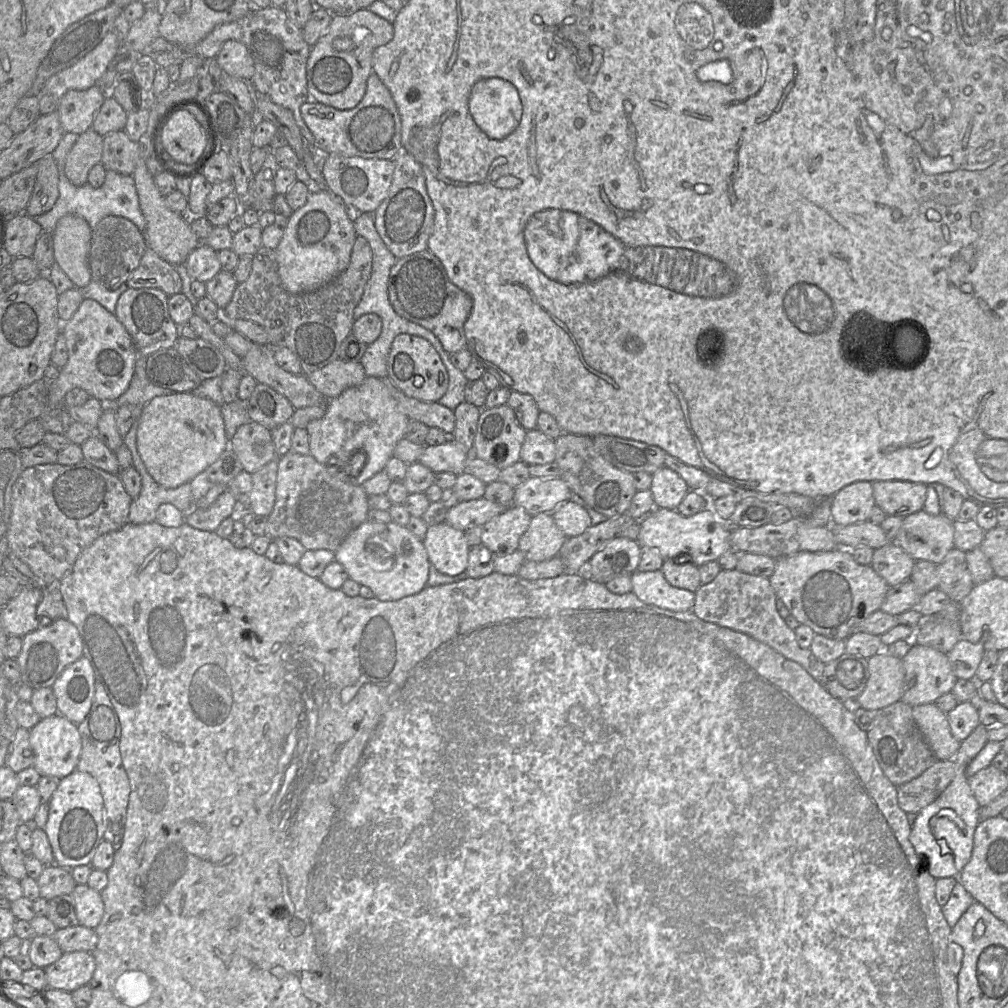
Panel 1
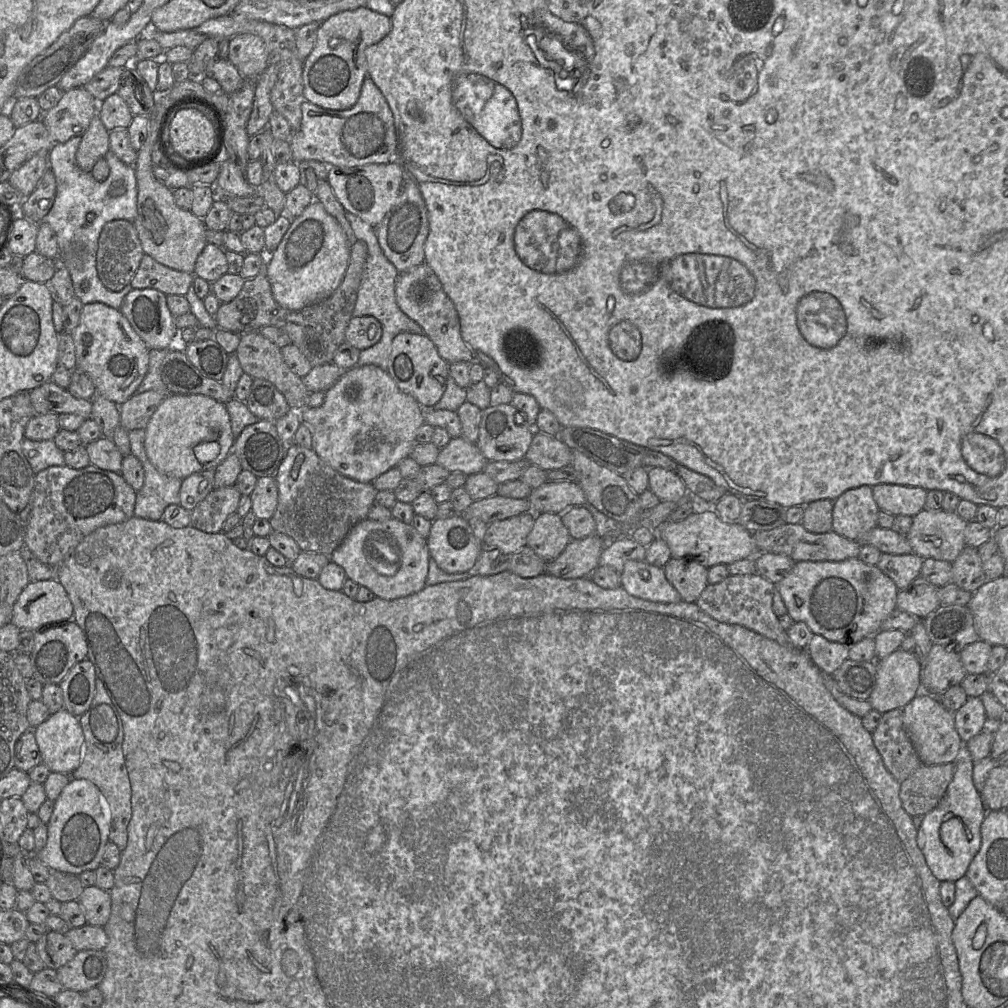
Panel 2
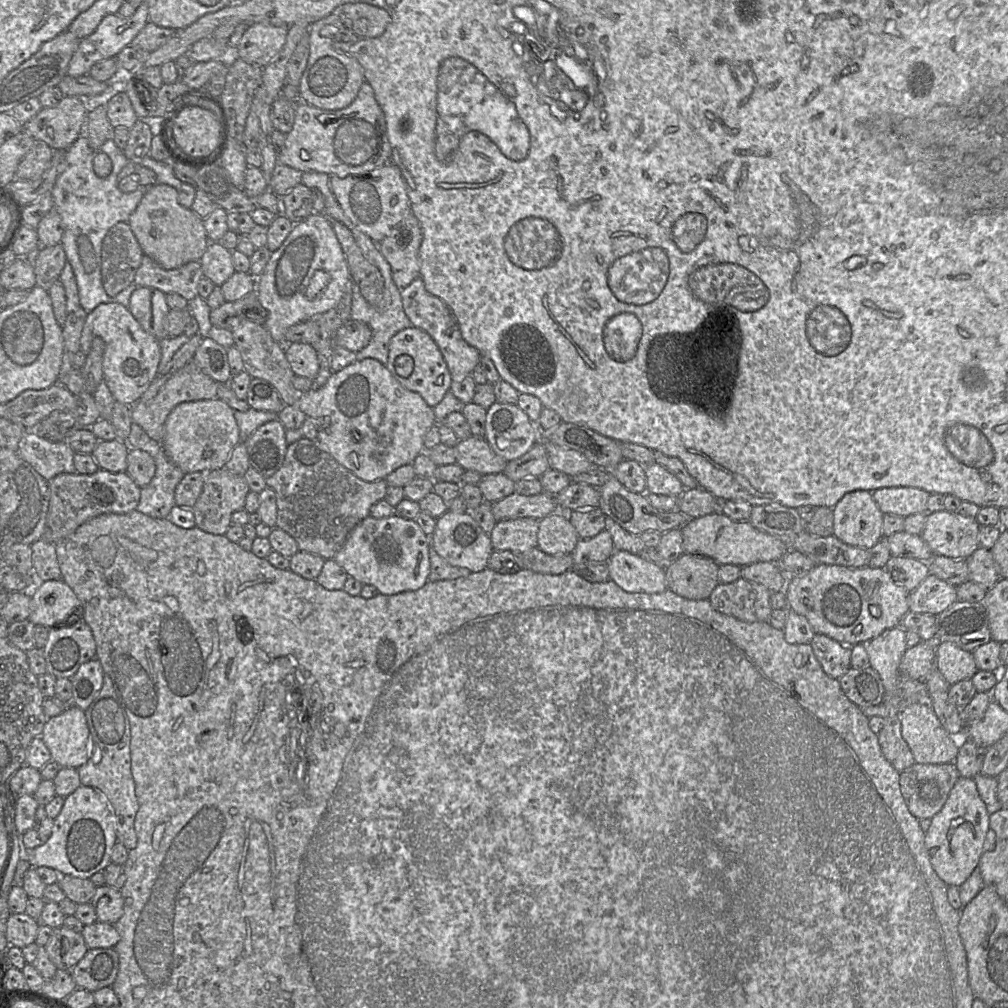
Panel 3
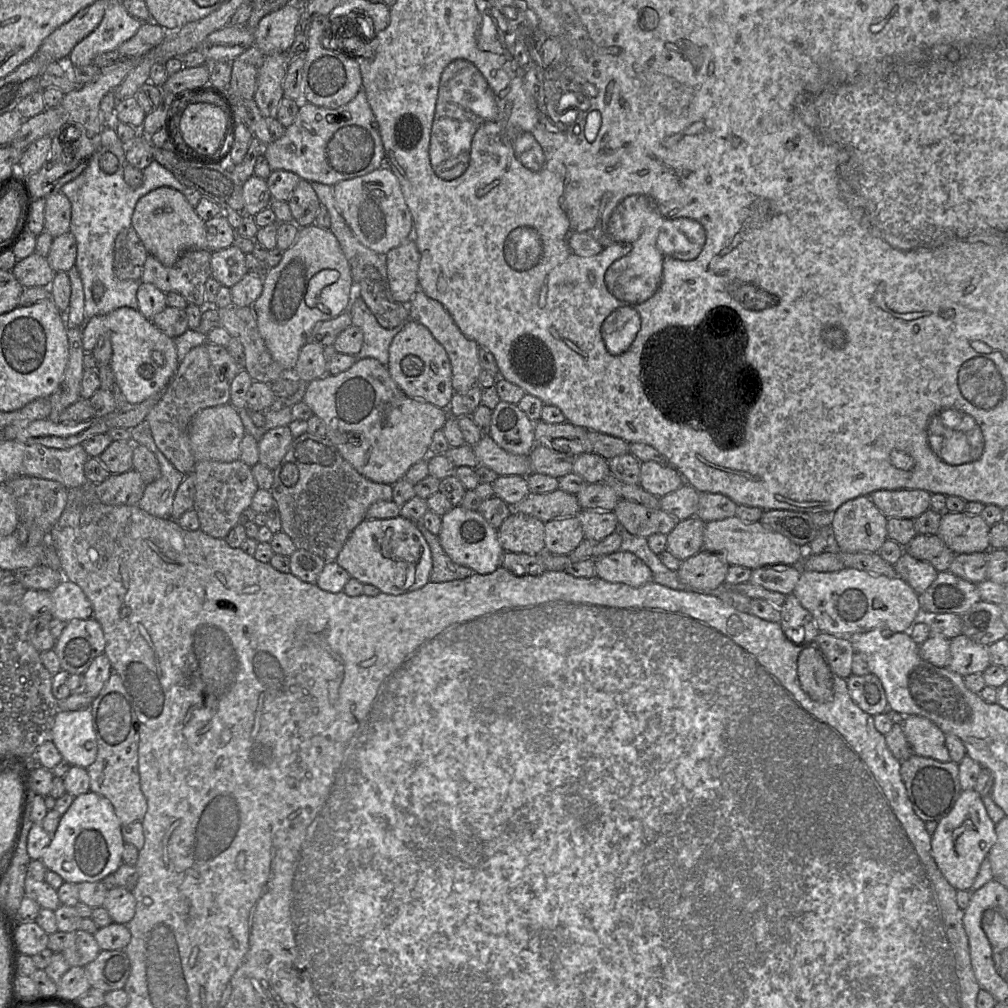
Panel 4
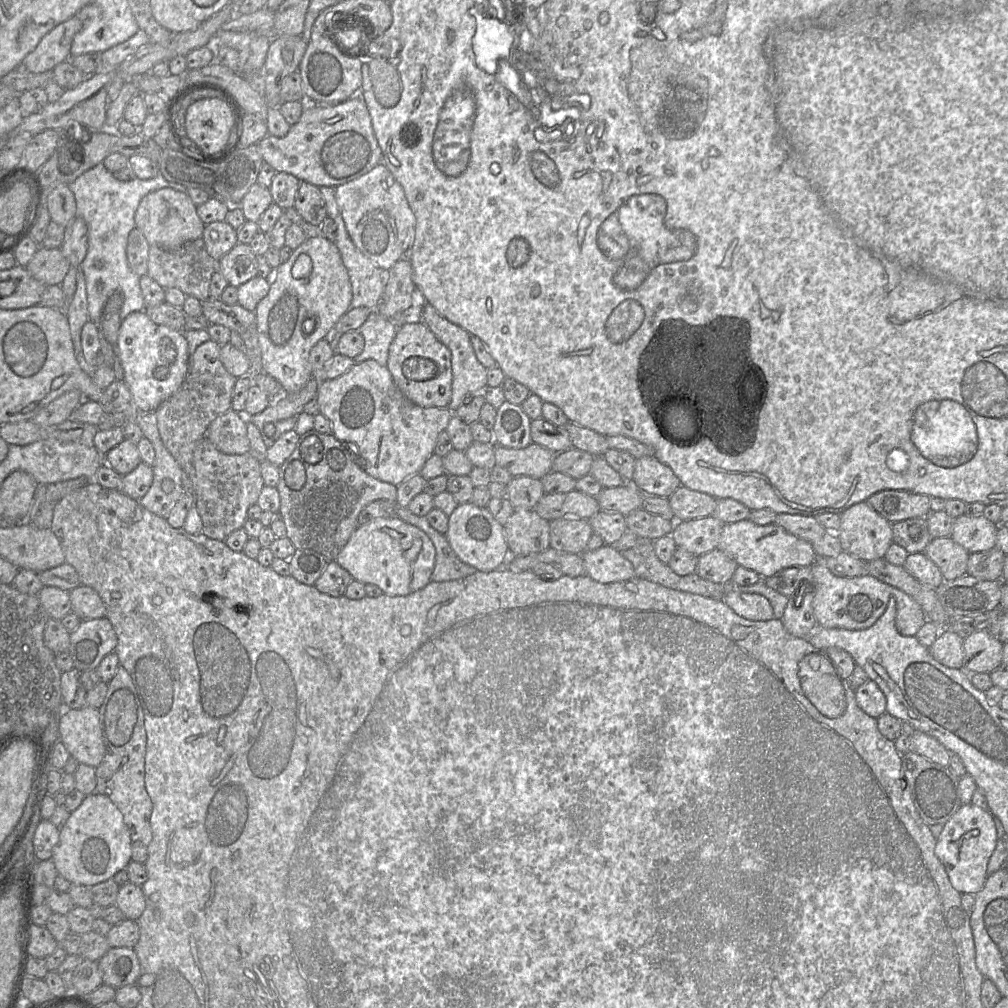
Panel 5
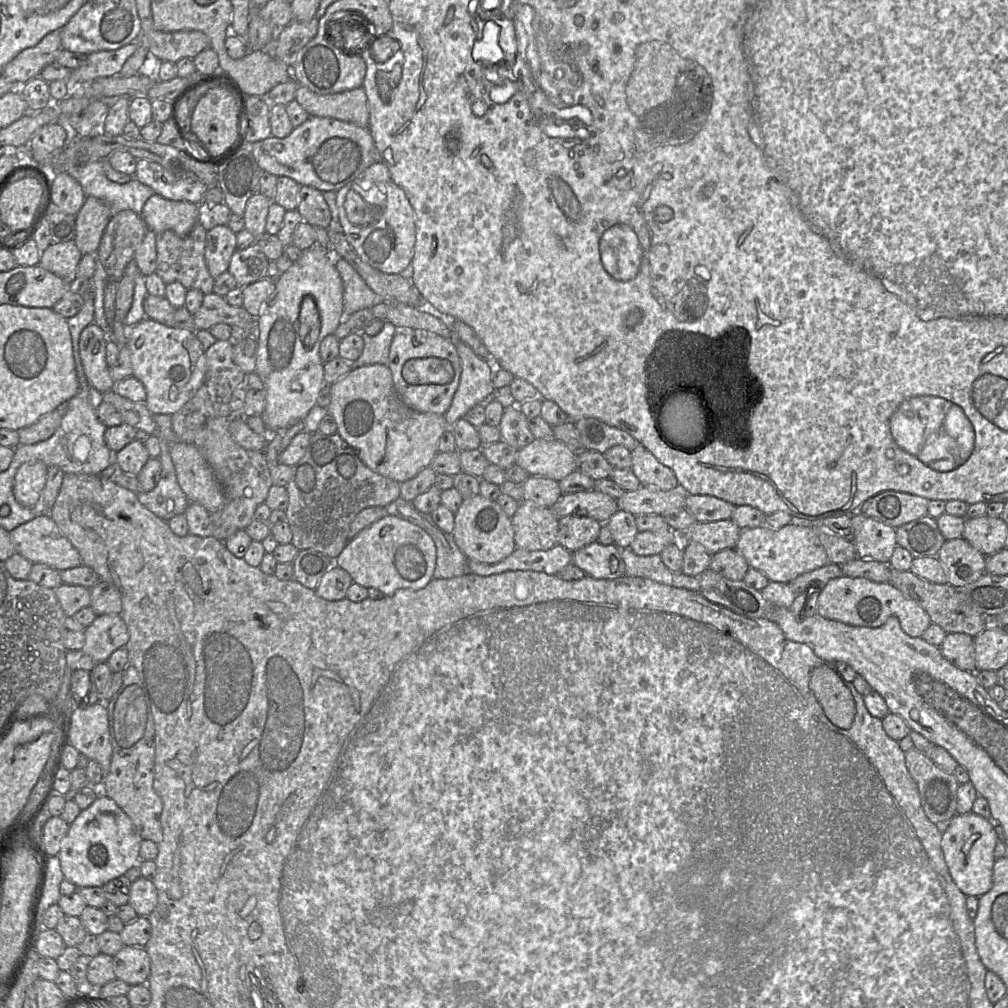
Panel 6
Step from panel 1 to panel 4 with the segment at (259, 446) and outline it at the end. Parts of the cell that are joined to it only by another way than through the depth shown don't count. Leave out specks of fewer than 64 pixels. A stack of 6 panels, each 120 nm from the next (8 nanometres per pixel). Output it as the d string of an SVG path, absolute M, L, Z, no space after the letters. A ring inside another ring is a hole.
M288 426L266 432L258 441L259 462L274 470L287 453L293 439Z

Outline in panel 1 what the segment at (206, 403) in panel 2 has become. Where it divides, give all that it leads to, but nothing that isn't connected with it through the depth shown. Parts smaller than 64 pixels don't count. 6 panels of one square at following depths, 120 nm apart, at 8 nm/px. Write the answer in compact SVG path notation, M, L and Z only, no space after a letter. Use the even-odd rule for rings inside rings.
M190 392L158 396L145 404L138 420L136 442L148 473L165 488L190 482L230 447L221 406Z

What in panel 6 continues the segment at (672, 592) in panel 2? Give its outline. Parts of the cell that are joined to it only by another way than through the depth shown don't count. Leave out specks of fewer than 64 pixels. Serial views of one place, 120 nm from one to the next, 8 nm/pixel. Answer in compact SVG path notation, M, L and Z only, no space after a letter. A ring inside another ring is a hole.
M595 541L572 552L572 565L596 579L616 579L625 576L625 564L620 549L614 543L603 545Z

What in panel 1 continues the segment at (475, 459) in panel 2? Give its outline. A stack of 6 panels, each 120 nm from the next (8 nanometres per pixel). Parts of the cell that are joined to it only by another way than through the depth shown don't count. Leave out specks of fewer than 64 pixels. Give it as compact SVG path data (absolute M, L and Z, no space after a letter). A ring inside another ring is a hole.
M449 438L444 444L425 446L419 462L434 473L449 472L460 475L465 471L467 458L466 449Z

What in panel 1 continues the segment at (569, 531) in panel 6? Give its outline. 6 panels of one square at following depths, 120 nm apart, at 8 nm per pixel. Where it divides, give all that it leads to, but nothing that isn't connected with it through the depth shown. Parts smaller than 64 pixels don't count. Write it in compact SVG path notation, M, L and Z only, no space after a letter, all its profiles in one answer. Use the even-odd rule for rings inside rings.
M552 513L532 516L530 525L519 540L518 549L527 561L545 561L556 557L566 540Z

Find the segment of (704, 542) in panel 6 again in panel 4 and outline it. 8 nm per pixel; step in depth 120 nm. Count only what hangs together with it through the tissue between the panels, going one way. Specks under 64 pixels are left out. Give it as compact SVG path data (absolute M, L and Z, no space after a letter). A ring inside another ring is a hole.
M691 517L677 522L667 535L667 551L684 561L703 549L703 535L706 522Z

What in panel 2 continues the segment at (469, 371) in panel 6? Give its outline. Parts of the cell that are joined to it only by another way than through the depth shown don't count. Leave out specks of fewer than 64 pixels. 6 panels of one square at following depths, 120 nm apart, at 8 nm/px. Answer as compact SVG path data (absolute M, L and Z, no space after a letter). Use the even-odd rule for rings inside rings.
M425 262L398 274L395 294L401 311L422 327L424 334L429 337L439 355L448 364L474 361L472 350L461 336L458 312L443 290L438 277Z

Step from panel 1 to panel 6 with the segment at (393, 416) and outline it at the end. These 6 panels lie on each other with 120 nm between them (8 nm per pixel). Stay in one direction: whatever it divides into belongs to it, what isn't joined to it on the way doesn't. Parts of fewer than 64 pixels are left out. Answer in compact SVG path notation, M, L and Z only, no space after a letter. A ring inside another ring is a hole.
M382 364L353 368L348 374L332 383L327 410L337 424L336 433L354 449L359 459L372 471L399 483L414 478L422 469L429 467L438 453L438 440L449 429L444 415L421 413L408 407L395 391L389 367Z

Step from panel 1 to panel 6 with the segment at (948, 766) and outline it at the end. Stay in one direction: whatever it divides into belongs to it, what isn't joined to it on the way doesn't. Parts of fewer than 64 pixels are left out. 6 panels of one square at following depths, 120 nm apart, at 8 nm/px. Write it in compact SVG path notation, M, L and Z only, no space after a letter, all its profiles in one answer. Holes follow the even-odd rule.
M915 748L905 753L906 766L915 780L928 819L934 824L951 821L957 815L959 783L953 773L938 767Z

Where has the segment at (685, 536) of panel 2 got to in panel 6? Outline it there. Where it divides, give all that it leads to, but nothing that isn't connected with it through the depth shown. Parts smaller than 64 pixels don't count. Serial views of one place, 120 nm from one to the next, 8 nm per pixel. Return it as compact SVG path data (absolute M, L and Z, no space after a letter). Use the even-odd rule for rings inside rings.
M792 522L778 530L765 526L743 528L735 548L750 567L762 572L772 582L790 583L797 576L829 563L826 551L814 529L799 522Z

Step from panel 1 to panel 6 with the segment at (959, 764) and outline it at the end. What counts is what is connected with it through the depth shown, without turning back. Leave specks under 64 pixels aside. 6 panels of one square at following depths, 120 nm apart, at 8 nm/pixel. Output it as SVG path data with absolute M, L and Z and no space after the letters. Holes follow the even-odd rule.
M973 811L955 815L942 836L942 851L950 875L956 886L966 896L980 897L992 888L994 850L998 842L996 823Z

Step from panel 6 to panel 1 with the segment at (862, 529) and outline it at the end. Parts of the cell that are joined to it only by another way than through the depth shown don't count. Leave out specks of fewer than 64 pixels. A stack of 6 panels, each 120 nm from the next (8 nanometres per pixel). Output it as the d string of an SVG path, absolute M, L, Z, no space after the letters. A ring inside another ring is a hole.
M871 481L851 483L830 498L831 523L850 525L868 521L875 506Z

